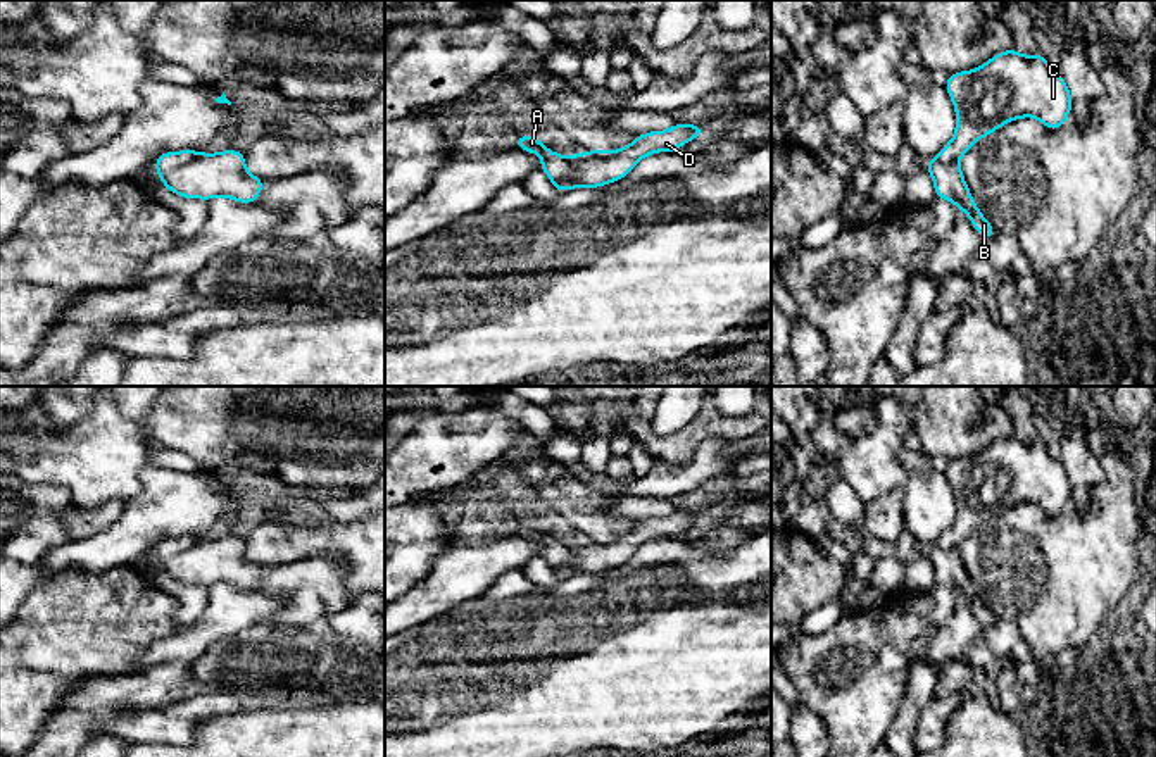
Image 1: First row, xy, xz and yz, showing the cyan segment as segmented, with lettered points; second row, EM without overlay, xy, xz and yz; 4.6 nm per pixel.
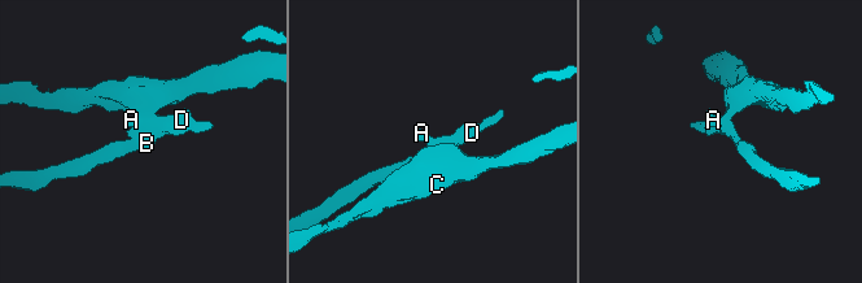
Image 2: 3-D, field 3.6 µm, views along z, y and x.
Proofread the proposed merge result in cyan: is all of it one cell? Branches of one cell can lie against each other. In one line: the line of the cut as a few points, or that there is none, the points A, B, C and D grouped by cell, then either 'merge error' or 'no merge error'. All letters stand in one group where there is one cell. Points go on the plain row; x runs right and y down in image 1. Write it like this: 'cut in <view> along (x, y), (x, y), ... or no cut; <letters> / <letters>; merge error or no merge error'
cut in xz along (571, 544), (575, 563), (552, 568); A C / B D; merge error

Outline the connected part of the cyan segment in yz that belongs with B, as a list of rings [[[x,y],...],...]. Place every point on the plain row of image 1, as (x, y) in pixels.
[[[932,545],[927,547],[925,555],[930,559],[933,566],[937,585],[946,585],[952,588],[959,597],[963,597],[970,604],[973,616],[983,626],[990,626],[997,621],[997,617],[992,614],[992,610],[983,604],[983,600],[977,593],[973,581],[966,572],[958,547],[946,550]]]

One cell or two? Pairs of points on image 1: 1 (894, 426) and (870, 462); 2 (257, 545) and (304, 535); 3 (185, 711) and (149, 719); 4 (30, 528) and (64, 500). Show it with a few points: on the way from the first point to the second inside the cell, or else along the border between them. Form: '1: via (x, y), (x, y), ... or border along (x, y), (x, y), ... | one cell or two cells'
1: via (887, 435), (873, 454) | one cell
2: via (270, 544), (292, 544) | one cell
3: via (176, 719), (157, 719) | one cell
4: via (38, 526), (56, 509) | one cell

